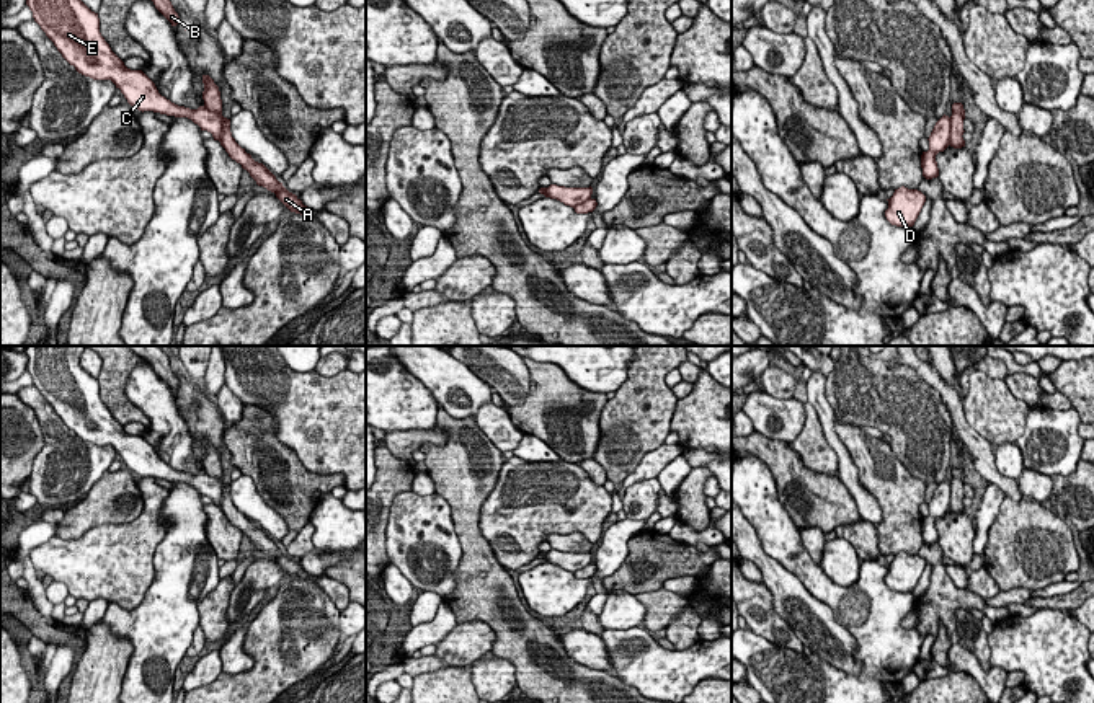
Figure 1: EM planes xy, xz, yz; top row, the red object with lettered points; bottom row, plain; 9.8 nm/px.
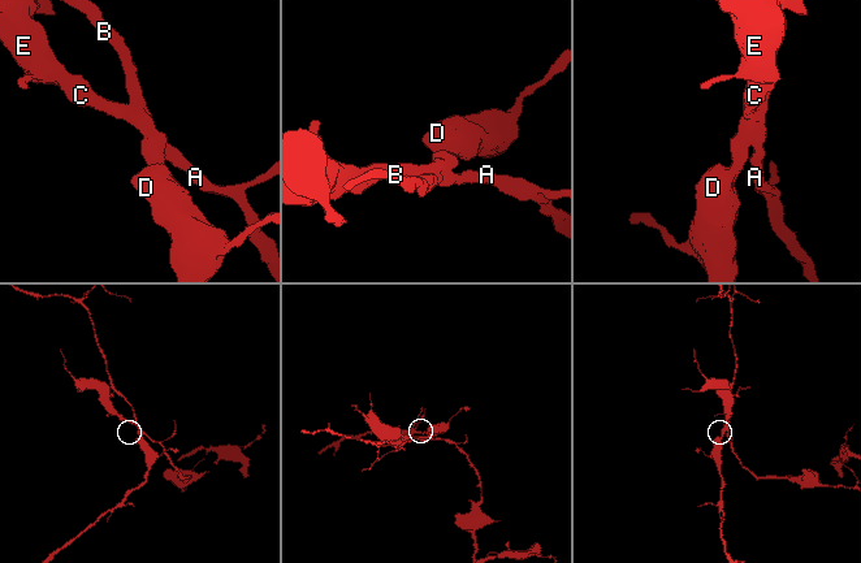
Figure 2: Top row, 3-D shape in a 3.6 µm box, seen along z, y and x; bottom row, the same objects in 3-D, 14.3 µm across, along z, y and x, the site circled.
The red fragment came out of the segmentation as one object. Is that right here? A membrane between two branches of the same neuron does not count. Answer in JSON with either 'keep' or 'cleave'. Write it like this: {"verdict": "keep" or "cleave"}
{"verdict": "cleave"}

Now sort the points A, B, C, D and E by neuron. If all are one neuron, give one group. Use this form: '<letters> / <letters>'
A B / C D E

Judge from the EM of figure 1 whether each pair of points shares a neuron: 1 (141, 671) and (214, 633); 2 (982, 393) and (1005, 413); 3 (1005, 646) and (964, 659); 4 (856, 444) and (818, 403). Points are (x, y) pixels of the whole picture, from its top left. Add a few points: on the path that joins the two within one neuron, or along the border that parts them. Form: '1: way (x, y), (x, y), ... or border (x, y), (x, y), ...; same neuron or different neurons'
1: border (214, 588), (198, 605), (198, 623); different neurons
2: way (987, 398), (1000, 411); same neuron
3: border (993, 666), (1000, 666), (1006, 672); different neurons
4: border (835, 420), (835, 433), (849, 455); different neurons

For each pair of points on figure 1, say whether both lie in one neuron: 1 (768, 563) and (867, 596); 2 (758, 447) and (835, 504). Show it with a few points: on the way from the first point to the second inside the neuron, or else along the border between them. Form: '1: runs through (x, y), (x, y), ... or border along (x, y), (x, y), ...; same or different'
1: border along (760, 540), (764, 552), (791, 571), (812, 596); different
2: runs through (778, 457), (815, 493); same

